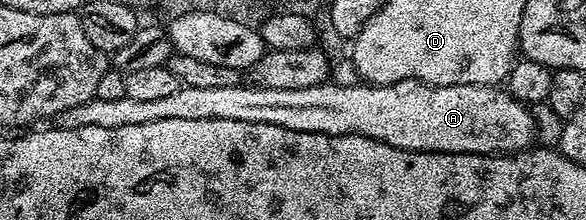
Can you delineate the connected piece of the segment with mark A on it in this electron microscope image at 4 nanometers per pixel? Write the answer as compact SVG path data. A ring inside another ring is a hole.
M401 78L390 86L369 84L339 84L327 80L308 88L268 88L257 84L243 84L228 88L188 88L181 86L168 96L156 100L132 100L125 96L102 98L95 96L74 108L53 115L57 129L124 128L128 124L148 124L152 120L248 120L248 124L276 124L296 132L313 134L359 134L380 140L392 148L432 152L433 154L496 154L505 156L519 153L536 138L534 115L523 103L517 102L505 89L498 86L429 86L419 78Z

